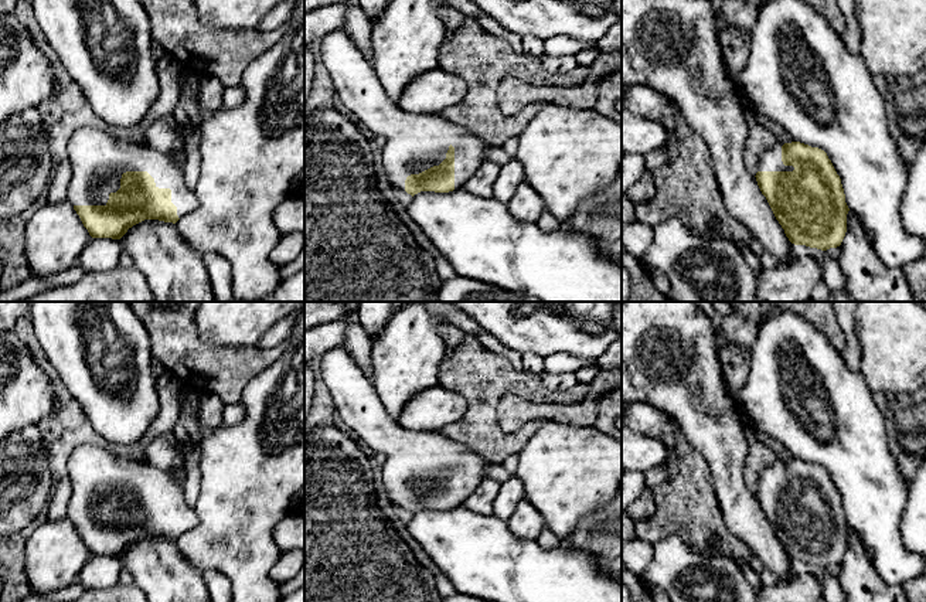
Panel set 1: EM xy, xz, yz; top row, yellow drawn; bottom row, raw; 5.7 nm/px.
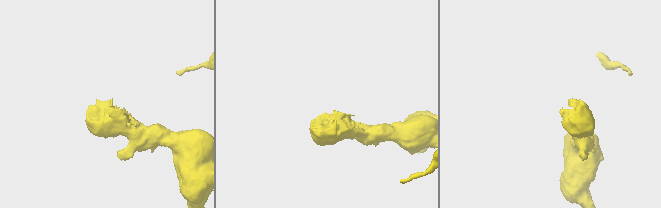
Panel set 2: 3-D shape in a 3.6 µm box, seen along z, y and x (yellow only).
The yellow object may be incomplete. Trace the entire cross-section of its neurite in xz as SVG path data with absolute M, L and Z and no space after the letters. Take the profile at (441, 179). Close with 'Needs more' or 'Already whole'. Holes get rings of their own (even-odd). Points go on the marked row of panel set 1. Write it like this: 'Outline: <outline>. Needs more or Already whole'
Outline: M344 28L327 33L319 45L340 103L370 132L387 137L382 164L391 184L412 197L421 191L449 193L464 183L487 161L487 143L464 127L449 123L442 115L415 115L392 102L372 65L364 58Z. Needs more

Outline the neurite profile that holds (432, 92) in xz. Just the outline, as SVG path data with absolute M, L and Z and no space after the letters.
M438 67L415 76L405 86L396 105L415 115L440 115L460 103L466 93L467 85L462 78Z

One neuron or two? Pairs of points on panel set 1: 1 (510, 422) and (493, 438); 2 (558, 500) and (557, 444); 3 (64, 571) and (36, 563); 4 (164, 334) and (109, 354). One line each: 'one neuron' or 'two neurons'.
1: two neurons
2: one neuron
3: one neuron
4: two neurons

